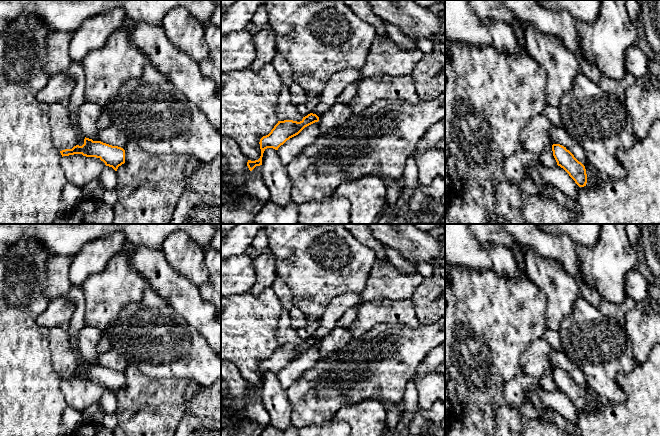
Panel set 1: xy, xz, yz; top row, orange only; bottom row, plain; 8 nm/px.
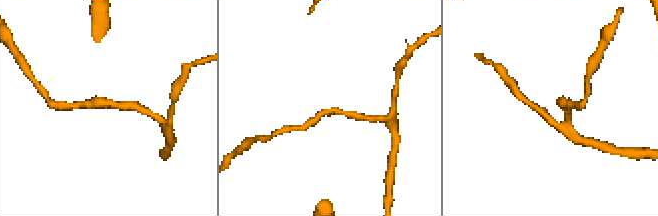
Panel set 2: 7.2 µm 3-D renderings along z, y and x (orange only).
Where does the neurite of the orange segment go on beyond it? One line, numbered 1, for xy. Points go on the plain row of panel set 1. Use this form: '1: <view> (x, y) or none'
1: none

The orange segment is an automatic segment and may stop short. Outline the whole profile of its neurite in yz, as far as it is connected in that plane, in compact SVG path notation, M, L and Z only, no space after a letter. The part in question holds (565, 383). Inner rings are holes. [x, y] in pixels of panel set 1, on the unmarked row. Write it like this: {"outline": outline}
{"outline": "M553 368L552 375L557 389L563 392L579 411L586 410L587 398L585 390L566 371L560 368Z"}

